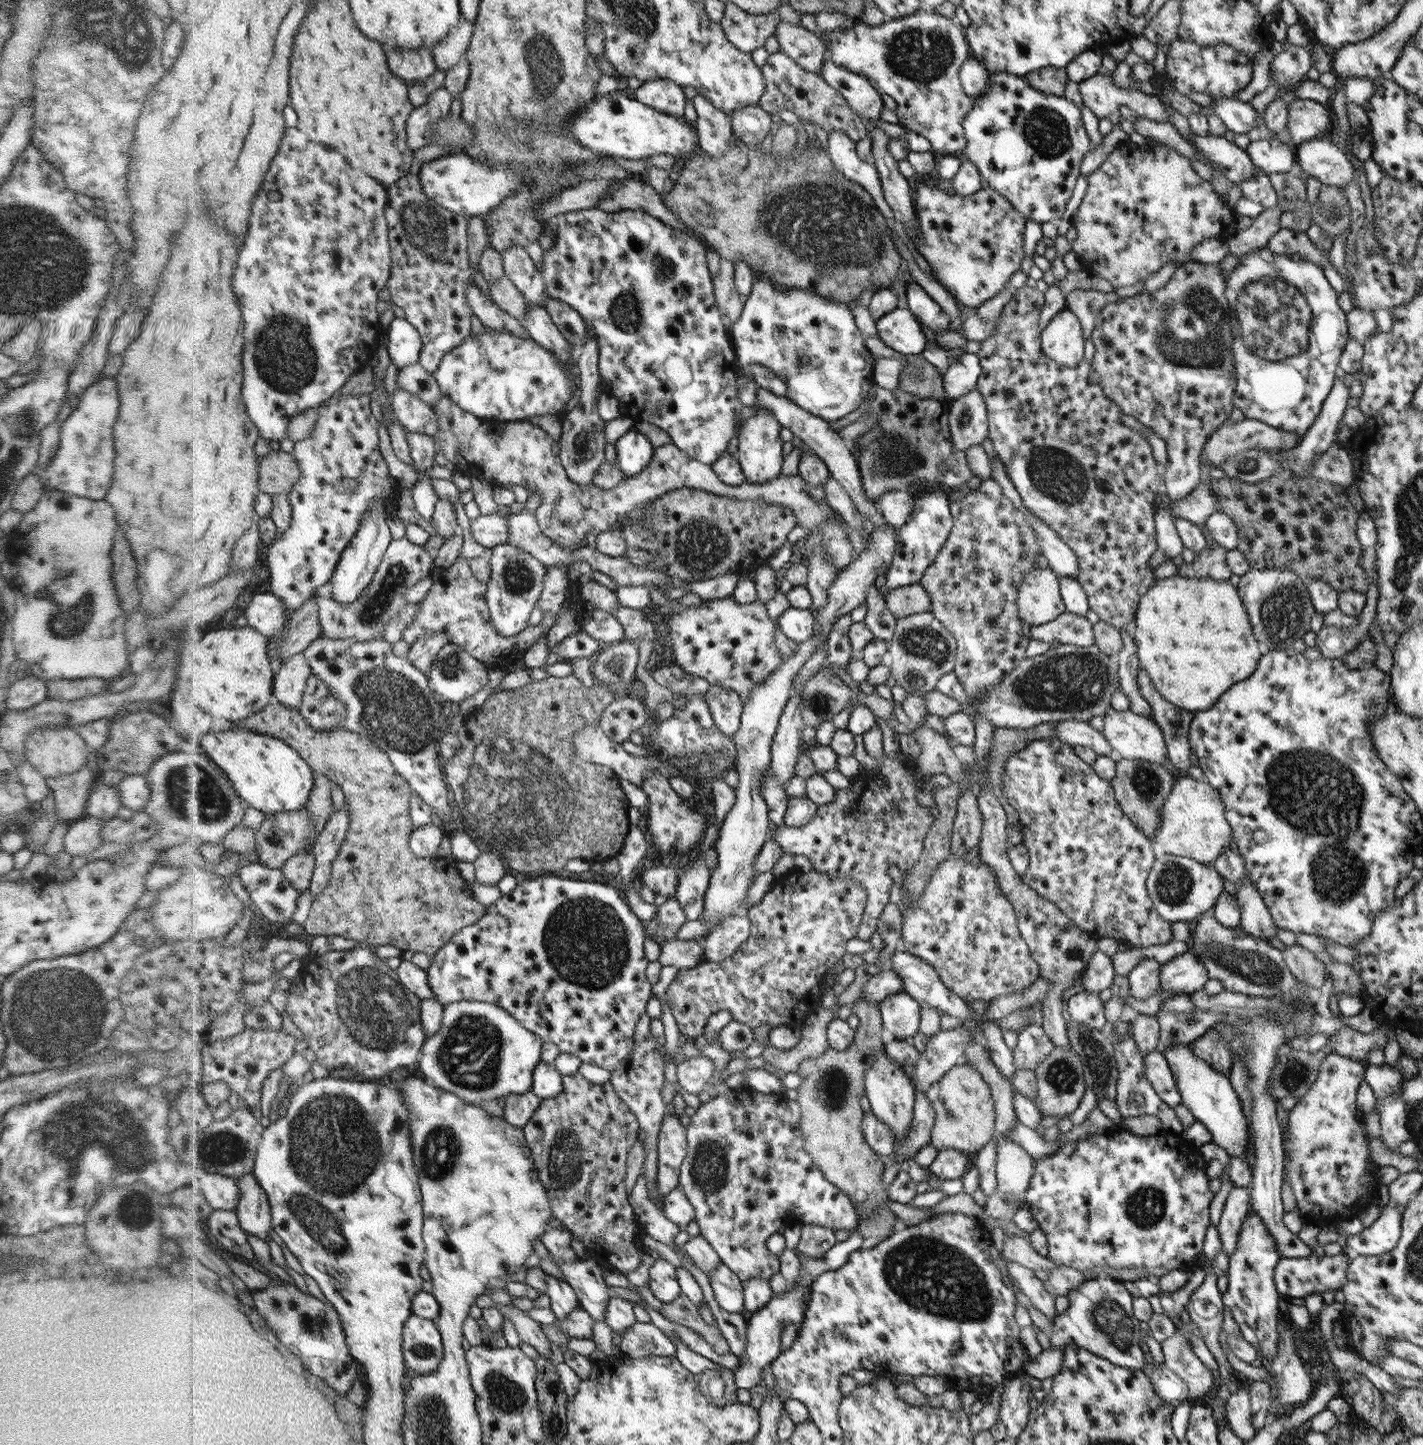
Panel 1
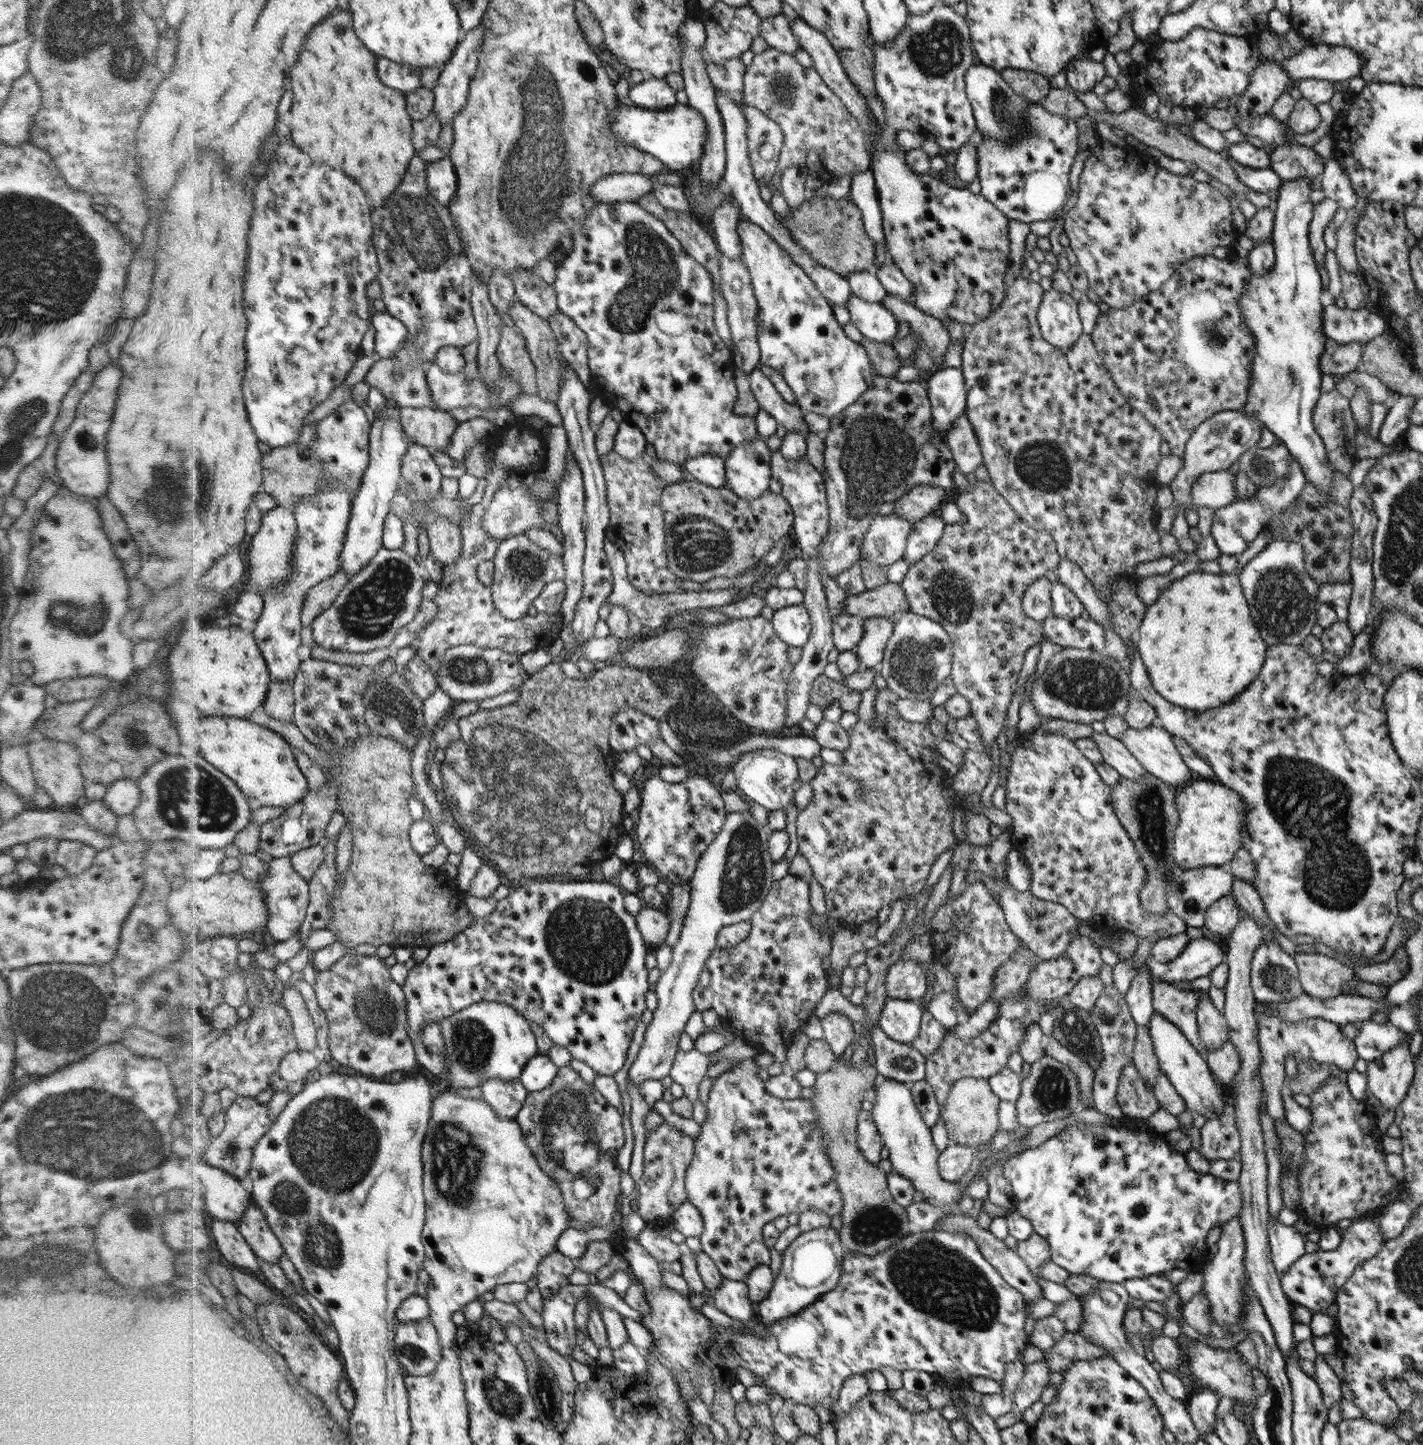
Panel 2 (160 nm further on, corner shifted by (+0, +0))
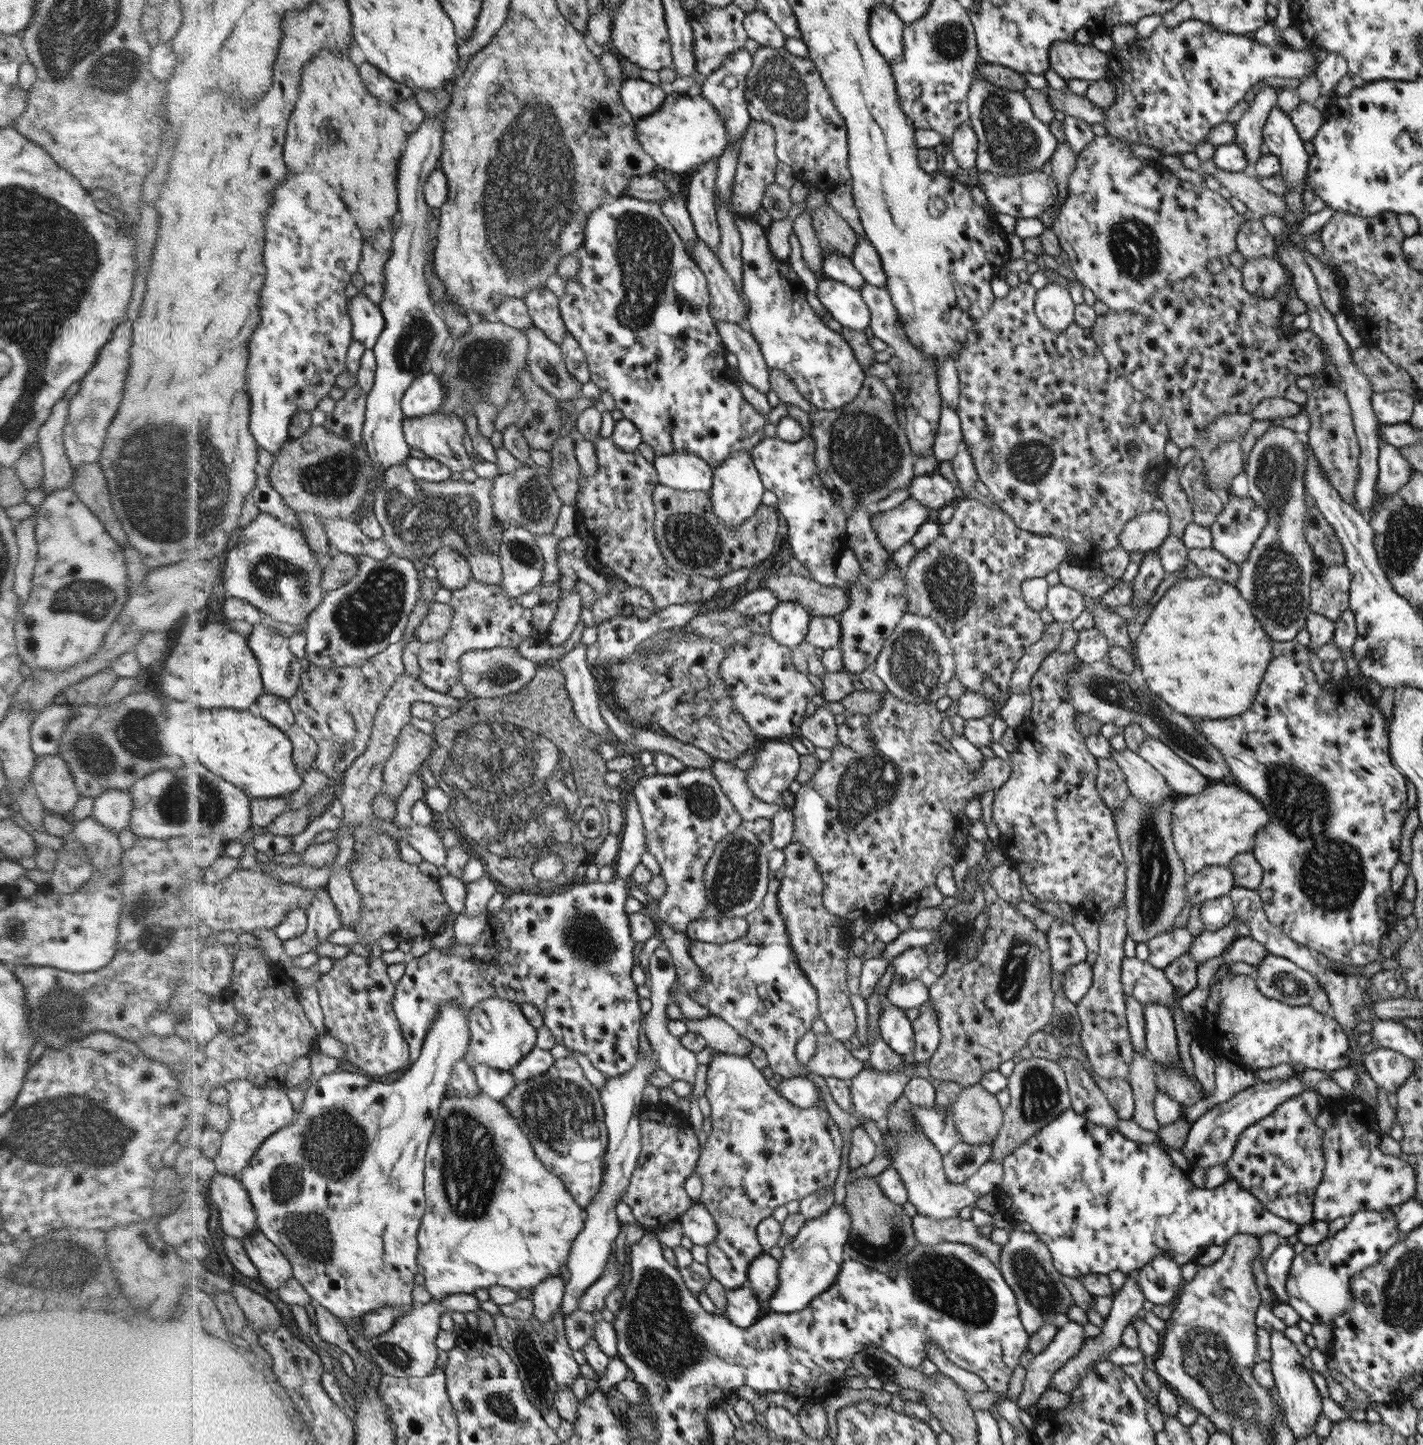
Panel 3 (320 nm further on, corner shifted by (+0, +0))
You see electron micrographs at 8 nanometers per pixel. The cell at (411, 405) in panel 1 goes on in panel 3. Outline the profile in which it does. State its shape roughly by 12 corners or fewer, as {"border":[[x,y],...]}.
{"border":[[456,415],[408,417],[408,443],[451,472],[472,469]]}

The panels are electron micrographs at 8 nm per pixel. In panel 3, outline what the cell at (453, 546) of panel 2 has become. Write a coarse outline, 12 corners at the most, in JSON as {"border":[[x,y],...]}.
{"border":[[444,548],[432,559],[437,580],[454,591],[469,583],[471,568],[460,553]]}

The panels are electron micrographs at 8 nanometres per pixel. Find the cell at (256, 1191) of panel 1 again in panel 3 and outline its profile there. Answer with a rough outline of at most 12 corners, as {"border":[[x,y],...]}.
{"border":[[264,1231],[244,1242],[267,1288],[295,1277],[291,1259]]}

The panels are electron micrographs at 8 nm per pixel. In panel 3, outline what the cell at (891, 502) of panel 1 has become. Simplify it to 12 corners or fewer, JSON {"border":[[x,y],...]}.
{"border":[[940,474],[916,478],[907,490],[929,510],[954,500]]}

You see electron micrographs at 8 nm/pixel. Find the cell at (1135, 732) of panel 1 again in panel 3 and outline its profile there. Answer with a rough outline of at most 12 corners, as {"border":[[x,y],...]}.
{"border":[[1146,735],[1137,753],[1166,779],[1175,796],[1210,784],[1161,740]]}

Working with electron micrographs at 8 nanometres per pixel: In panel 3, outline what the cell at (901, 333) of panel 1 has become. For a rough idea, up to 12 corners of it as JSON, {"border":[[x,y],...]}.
{"border":[[830,277],[817,297],[836,322],[857,331],[871,311],[858,289]]}

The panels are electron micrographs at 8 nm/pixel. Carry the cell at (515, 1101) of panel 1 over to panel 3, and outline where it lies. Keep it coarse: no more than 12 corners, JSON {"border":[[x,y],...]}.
{"border":[[477,1064],[481,1092],[499,1103],[518,1084],[510,1071]]}

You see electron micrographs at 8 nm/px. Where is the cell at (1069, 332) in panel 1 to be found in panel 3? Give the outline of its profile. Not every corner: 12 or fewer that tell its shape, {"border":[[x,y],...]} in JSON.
{"border":[[1047,283],[1035,298],[1035,313],[1059,333],[1074,322],[1068,289]]}

